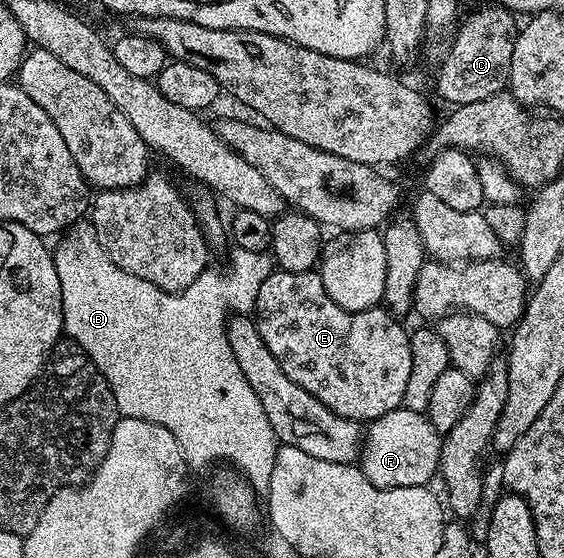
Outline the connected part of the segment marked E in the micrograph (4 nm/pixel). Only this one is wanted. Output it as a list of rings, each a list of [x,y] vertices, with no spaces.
[[[276,268],[273,269],[270,276],[266,276],[266,280],[262,280],[262,284],[258,288],[254,321],[262,340],[266,340],[266,348],[270,348],[274,360],[278,360],[278,364],[282,364],[282,372],[286,372],[286,376],[290,376],[290,380],[294,380],[294,384],[306,388],[306,392],[310,392],[310,396],[322,400],[322,404],[326,404],[326,408],[330,408],[338,416],[353,418],[355,422],[367,424],[378,416],[386,416],[386,412],[401,409],[406,392],[406,383],[410,376],[410,334],[407,329],[404,331],[402,324],[404,322],[395,314],[389,313],[387,309],[375,306],[362,312],[346,312],[346,308],[338,308],[338,304],[334,304],[334,300],[330,300],[330,296],[326,296],[326,288],[322,288],[319,273],[310,270],[286,272]]]

